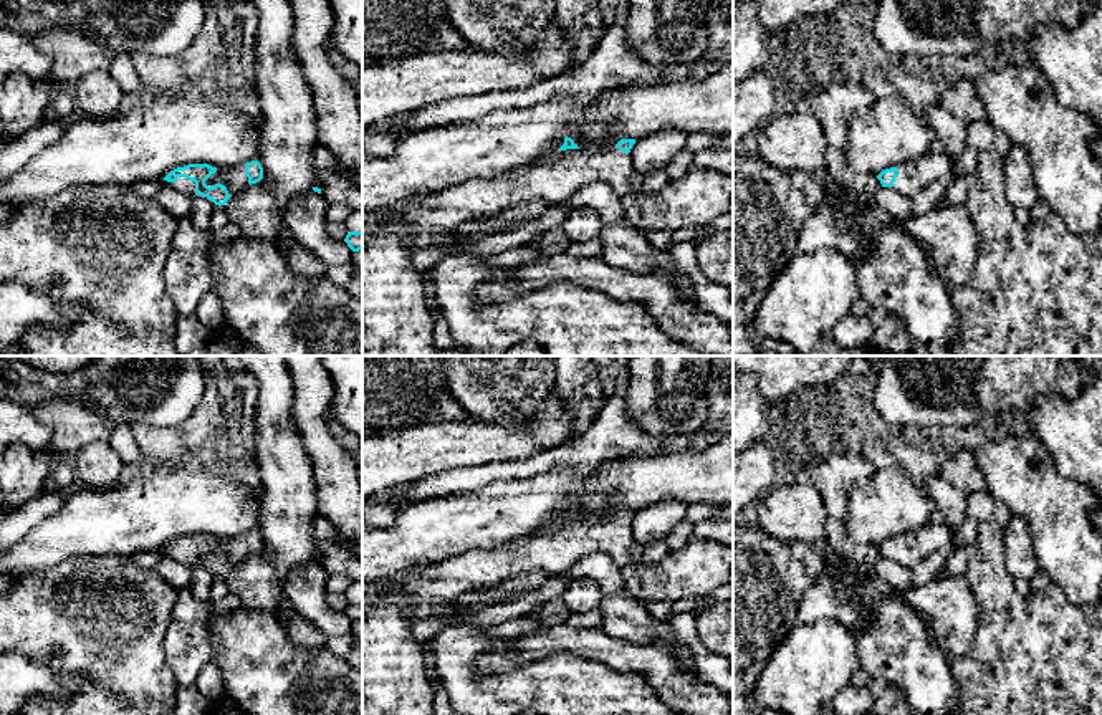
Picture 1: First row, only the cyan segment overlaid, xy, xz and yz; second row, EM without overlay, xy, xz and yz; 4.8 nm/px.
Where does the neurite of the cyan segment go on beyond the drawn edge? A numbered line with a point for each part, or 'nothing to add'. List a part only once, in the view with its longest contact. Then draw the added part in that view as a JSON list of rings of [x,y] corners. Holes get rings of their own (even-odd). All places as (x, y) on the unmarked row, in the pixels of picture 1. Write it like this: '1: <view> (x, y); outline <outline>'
1: xy (234, 548); outline [[[245,533],[247,535],[247,533]],[[237,535],[232,538],[217,538],[217,543],[212,545],[205,554],[208,558],[215,554],[222,554],[227,558],[230,566],[242,563],[248,554],[248,548],[245,545],[245,535]]]

